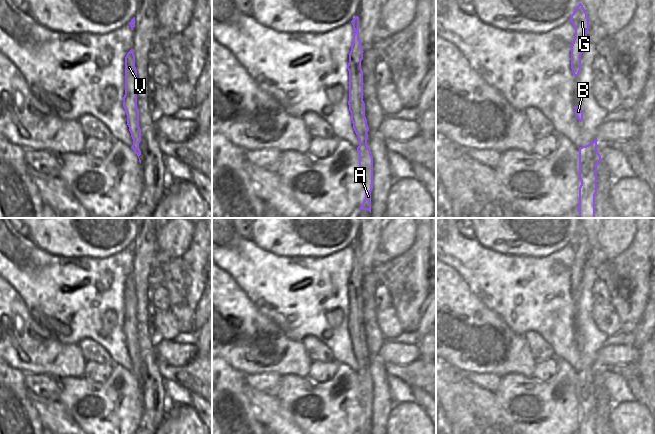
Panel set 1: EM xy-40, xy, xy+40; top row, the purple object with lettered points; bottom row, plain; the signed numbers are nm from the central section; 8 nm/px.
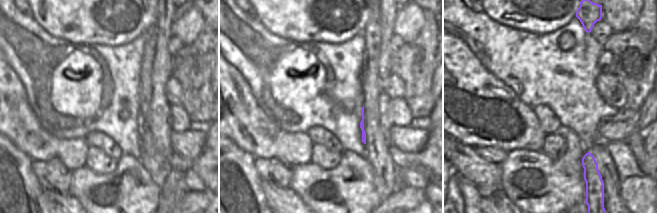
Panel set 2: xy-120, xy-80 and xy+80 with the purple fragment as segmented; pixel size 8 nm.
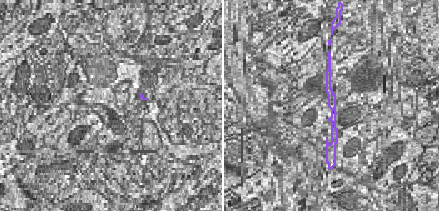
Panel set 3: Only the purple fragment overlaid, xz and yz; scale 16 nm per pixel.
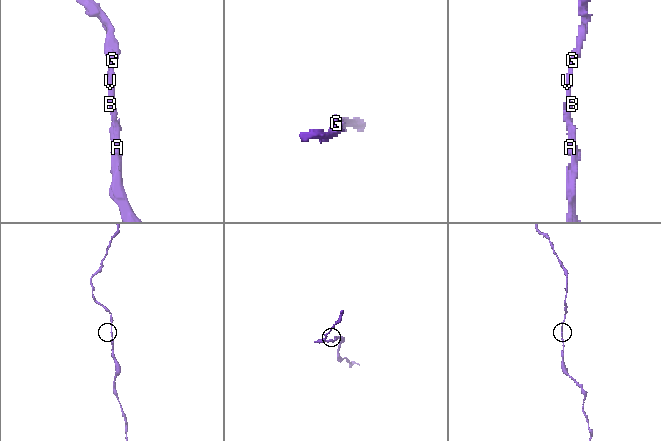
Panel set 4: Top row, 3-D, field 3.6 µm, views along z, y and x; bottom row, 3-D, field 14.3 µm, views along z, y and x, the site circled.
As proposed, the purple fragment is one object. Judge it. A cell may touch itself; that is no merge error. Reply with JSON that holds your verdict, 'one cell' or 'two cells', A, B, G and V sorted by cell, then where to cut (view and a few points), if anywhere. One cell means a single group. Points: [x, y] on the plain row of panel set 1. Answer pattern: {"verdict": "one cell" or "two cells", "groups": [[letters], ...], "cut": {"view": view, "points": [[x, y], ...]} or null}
{"verdict": "one cell", "groups": [["A", "B", "G", "V"]], "cut": null}

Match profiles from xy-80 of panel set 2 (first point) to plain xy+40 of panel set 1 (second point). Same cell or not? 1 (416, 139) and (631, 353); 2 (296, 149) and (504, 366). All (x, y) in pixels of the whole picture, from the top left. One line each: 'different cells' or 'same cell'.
1: same cell
2: same cell

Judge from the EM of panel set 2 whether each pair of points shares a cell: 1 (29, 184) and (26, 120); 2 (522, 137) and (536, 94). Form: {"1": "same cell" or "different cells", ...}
{"1": "different cells", "2": "different cells"}

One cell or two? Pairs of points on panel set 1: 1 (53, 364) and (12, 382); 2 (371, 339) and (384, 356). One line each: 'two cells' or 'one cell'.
1: two cells
2: two cells

